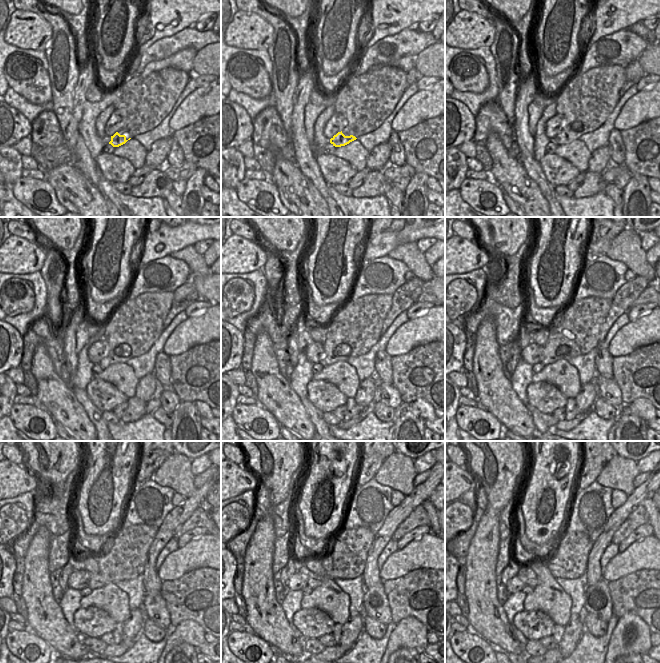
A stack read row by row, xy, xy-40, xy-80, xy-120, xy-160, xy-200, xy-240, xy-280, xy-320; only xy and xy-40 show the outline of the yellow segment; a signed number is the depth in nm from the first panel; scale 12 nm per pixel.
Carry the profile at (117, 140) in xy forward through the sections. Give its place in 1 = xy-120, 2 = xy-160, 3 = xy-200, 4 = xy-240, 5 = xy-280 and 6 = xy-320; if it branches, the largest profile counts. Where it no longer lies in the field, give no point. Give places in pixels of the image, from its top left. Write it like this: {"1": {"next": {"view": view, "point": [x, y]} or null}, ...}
{"1": {"next": {"view": "xy-120", "point": [110, 359]}}, "2": {"next": {"view": "xy-160", "point": [326, 360]}}, "3": {"next": {"view": "xy-200", "point": [545, 359]}}, "4": {"next": {"view": "xy-240", "point": [95, 581]}}, "5": {"next": {"view": "xy-280", "point": [314, 581]}}, "6": {"next": {"view": "xy-320", "point": [527, 575]}}}

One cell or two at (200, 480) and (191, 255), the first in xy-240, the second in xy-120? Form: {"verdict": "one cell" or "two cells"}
{"verdict": "two cells"}

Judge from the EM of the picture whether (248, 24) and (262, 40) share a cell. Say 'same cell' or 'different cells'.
same cell

